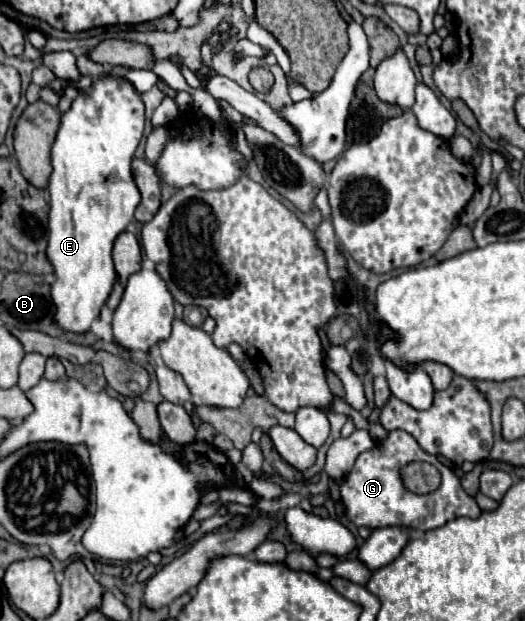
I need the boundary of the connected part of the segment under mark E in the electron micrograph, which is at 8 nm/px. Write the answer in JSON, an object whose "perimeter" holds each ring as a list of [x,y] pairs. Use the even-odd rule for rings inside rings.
{"perimeter":[[[101,76],[93,82],[91,92],[79,90],[79,96],[73,100],[71,110],[63,114],[57,140],[51,150],[51,180],[49,180],[49,214],[46,255],[55,268],[57,280],[51,284],[51,300],[55,304],[53,322],[73,334],[85,334],[91,328],[91,322],[99,316],[107,296],[115,284],[115,268],[111,260],[111,250],[115,238],[125,232],[127,224],[133,222],[133,212],[141,200],[139,190],[133,182],[131,160],[137,144],[143,136],[145,124],[145,106],[139,92],[121,80],[111,76]]]}

